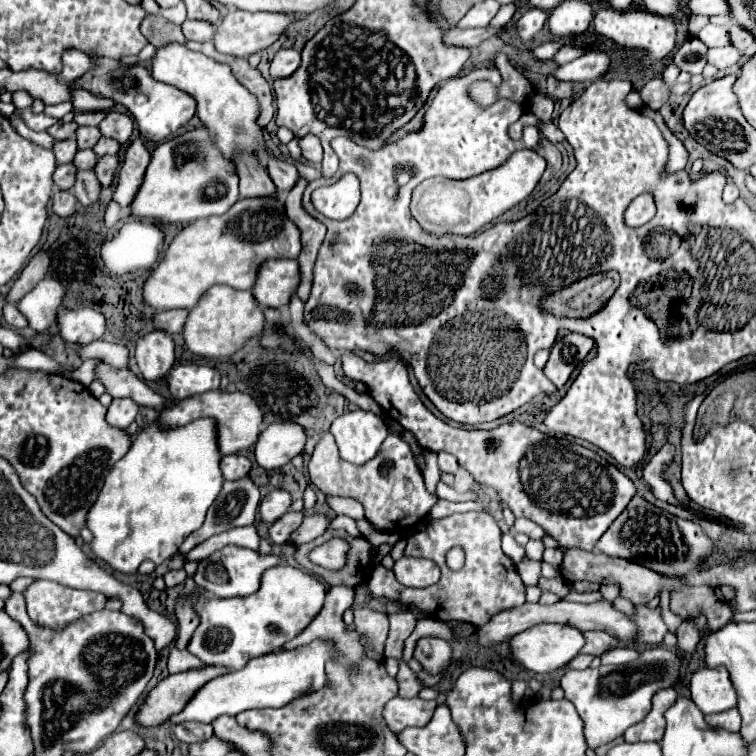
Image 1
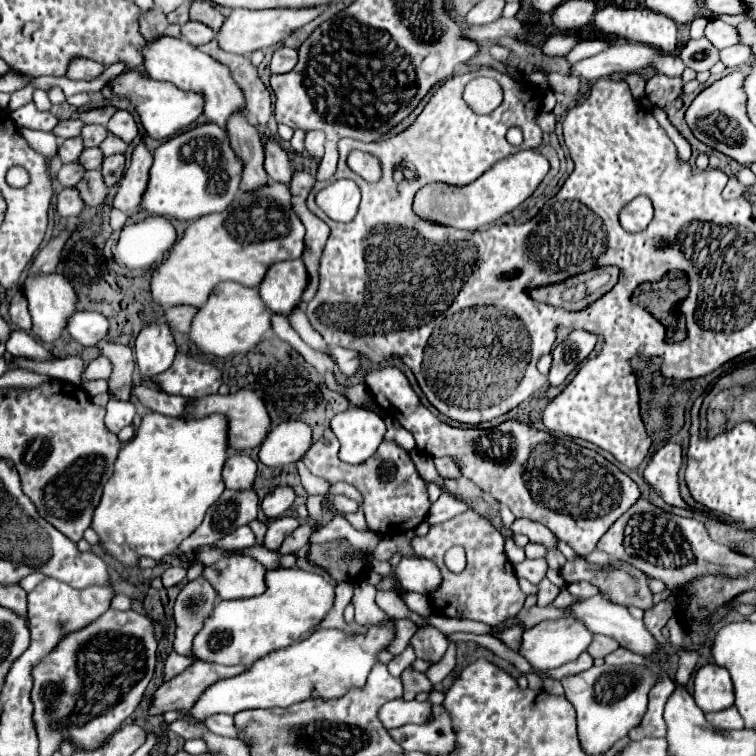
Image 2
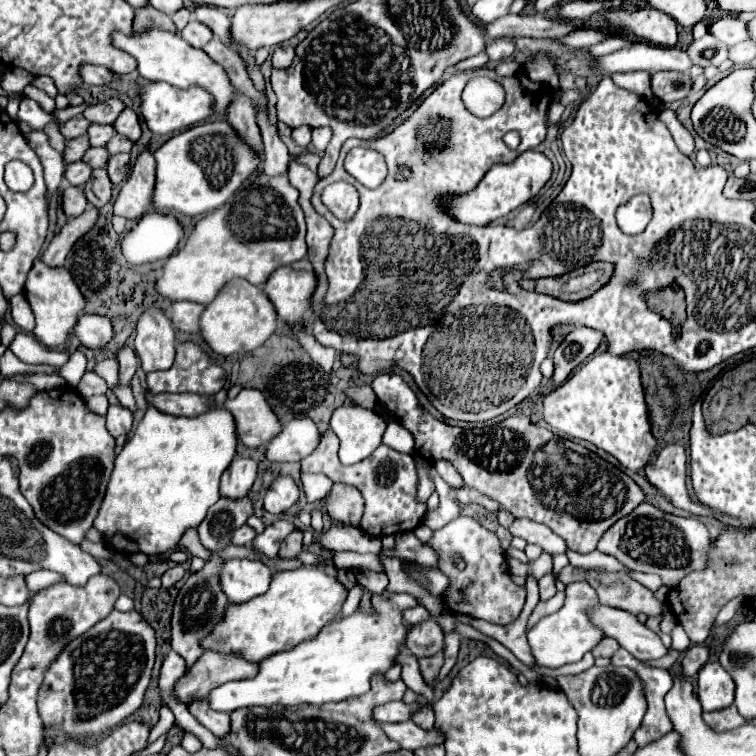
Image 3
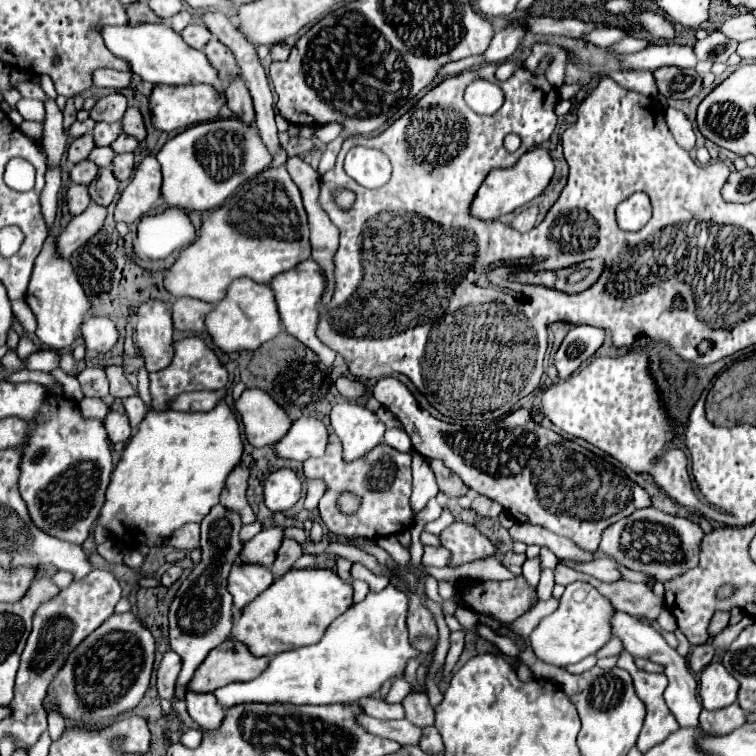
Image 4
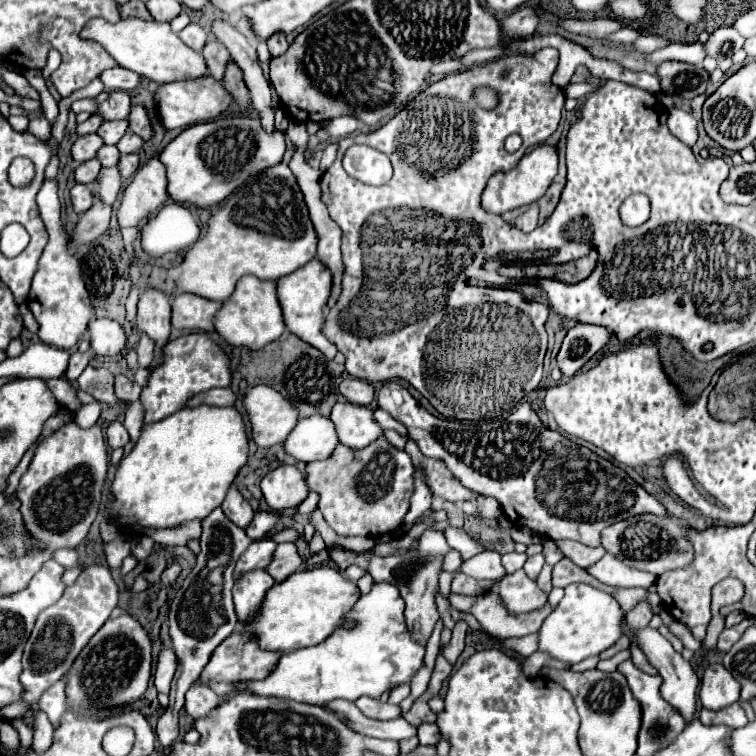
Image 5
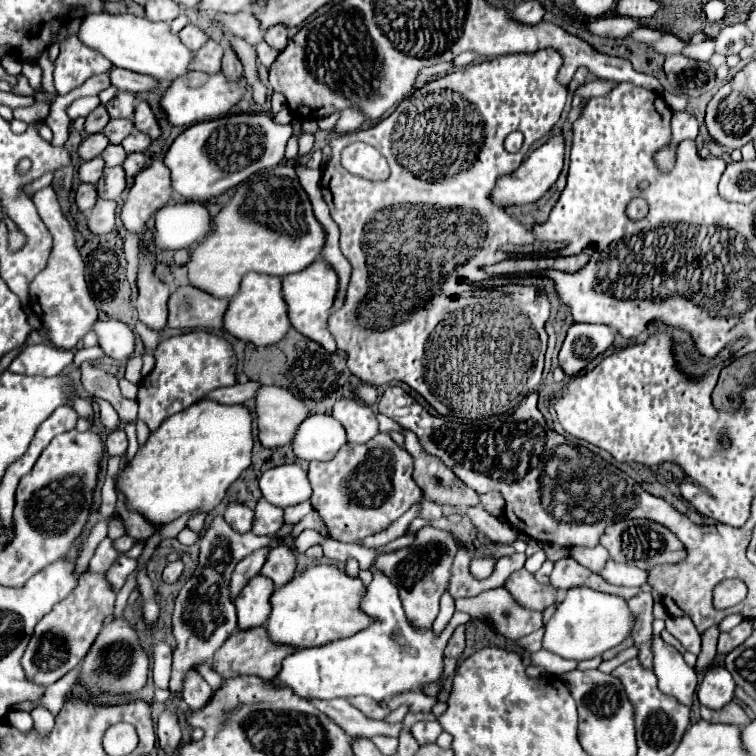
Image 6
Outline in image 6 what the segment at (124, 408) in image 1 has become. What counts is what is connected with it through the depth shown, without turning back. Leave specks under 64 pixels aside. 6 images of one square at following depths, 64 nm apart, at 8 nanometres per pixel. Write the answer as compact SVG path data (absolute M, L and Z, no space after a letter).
M112 430L106 438L106 452L108 456L122 456L128 448L126 432L124 430Z

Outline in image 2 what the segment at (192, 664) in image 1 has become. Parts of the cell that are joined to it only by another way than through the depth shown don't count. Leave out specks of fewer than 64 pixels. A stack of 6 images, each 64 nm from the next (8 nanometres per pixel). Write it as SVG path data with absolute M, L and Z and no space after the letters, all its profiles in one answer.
M170 652L168 654L168 660L166 660L166 666L164 666L164 680L170 680L174 678L176 674L184 672L190 664L194 664L196 658L190 658L190 656L182 656L178 652Z

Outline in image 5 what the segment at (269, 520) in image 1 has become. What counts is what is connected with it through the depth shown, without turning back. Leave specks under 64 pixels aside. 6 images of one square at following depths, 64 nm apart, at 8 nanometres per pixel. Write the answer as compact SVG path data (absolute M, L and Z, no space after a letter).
M278 466L262 478L262 492L272 510L294 508L308 496L308 486L302 472L294 466Z

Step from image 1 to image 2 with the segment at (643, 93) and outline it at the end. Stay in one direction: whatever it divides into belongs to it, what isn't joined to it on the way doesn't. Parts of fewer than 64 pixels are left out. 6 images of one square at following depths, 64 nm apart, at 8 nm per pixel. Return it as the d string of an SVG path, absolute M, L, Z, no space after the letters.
M656 74L646 82L646 98L654 104L664 108L668 102L676 100L682 90L680 78L668 78L664 74Z

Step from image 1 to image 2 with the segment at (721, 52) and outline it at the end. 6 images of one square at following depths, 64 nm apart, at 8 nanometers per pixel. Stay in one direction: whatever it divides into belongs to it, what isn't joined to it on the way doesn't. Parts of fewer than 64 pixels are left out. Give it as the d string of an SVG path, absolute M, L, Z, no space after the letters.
M736 44L732 48L724 48L720 50L720 62L728 68L734 68L742 62L750 60L750 48L748 46L742 46L742 44Z

